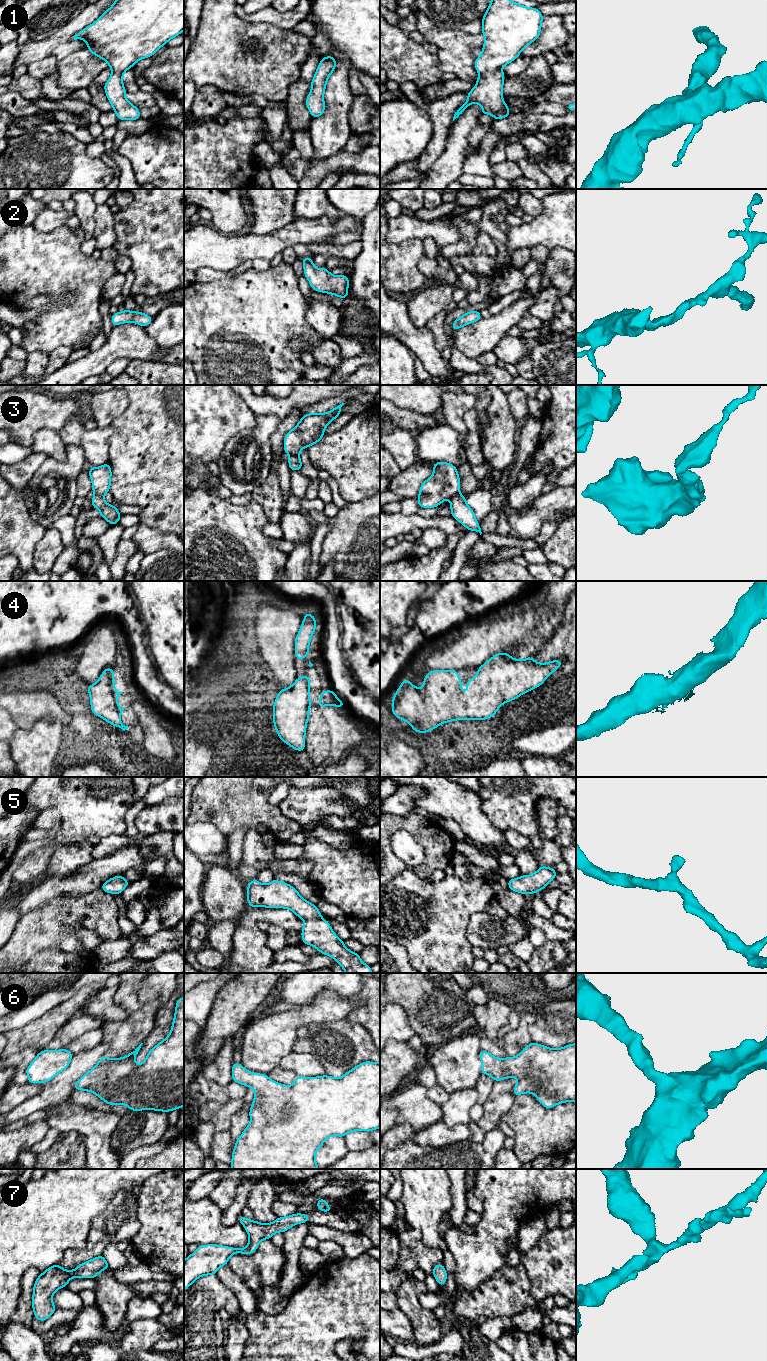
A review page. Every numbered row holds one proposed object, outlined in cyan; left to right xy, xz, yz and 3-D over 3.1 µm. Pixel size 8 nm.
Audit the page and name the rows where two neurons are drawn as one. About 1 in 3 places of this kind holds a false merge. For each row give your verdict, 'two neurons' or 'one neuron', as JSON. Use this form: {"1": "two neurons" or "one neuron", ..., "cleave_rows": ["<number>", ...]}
{"1": "one neuron", "2": "one neuron", "3": "two neurons", "4": "two neurons", "5": "one neuron", "6": "one neuron", "7": "one neuron", "cleave_rows": ["3", "4"]}

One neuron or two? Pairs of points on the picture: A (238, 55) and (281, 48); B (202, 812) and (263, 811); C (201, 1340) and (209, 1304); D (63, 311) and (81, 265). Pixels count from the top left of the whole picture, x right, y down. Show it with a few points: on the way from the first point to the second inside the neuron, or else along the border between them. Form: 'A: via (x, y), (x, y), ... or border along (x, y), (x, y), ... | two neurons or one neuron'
A: via (249, 55), (270, 55) | one neuron
B: via (217, 811), (248, 811) | one neuron
C: via (201, 1331), (201, 1313) | one neuron
D: via (76, 304), (81, 299), (81, 278) | one neuron

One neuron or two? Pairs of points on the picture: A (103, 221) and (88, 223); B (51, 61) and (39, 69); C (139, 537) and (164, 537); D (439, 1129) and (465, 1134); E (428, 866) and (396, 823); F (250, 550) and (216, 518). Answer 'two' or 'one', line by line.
A: two
B: one
C: one
D: one
E: one
F: one

